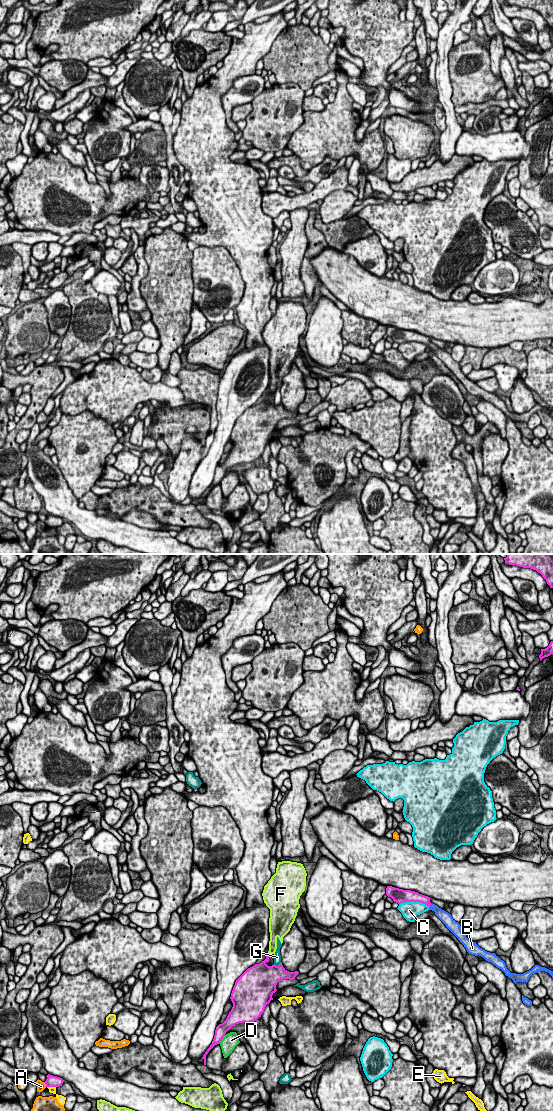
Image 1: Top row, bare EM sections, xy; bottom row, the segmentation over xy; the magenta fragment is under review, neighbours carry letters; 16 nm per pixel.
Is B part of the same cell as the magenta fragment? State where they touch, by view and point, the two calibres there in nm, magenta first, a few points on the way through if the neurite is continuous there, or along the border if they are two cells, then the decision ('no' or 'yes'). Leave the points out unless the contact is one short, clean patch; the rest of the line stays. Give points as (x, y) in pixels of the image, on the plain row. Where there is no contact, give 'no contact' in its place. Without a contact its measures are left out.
xy (430, 344) | 140/160 nm | across xy (417, 337), (424, 339), (430, 344), (441, 354) | yes

